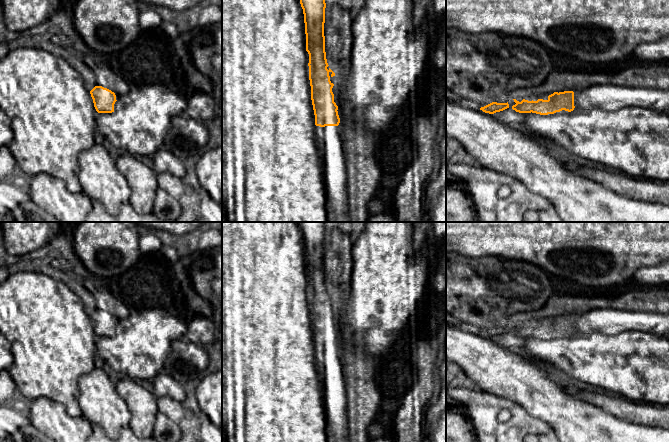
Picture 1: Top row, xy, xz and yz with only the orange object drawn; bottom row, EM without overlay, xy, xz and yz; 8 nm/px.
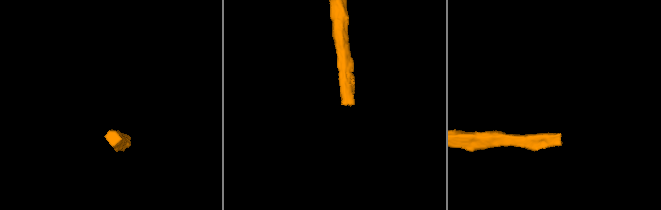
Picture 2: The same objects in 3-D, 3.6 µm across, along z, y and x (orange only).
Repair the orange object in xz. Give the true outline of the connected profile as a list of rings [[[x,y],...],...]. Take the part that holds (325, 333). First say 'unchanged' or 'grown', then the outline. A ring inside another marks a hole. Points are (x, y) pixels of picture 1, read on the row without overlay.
grown; [[[299,222],[304,238],[306,275],[309,278],[309,304],[311,324],[315,339],[315,363],[319,373],[319,382],[323,393],[323,402],[327,414],[327,430],[331,432],[331,442],[350,442],[346,411],[346,389],[341,357],[343,345],[351,342],[349,329],[344,327],[345,312],[337,308],[337,300],[330,293],[325,276],[325,222]]]

